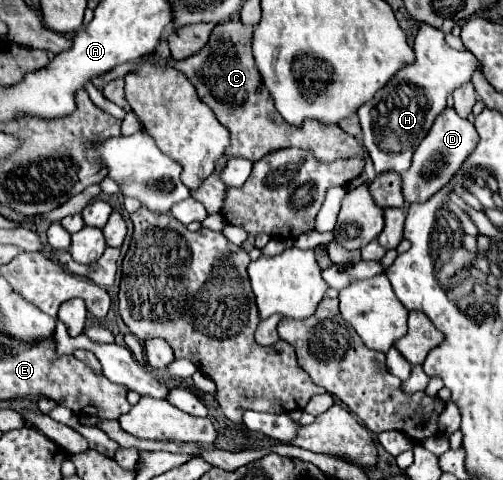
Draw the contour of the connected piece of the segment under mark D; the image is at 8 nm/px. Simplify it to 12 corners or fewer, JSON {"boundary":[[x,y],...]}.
{"boundary":[[448,105],[402,173],[408,203],[430,199],[476,149]]}

